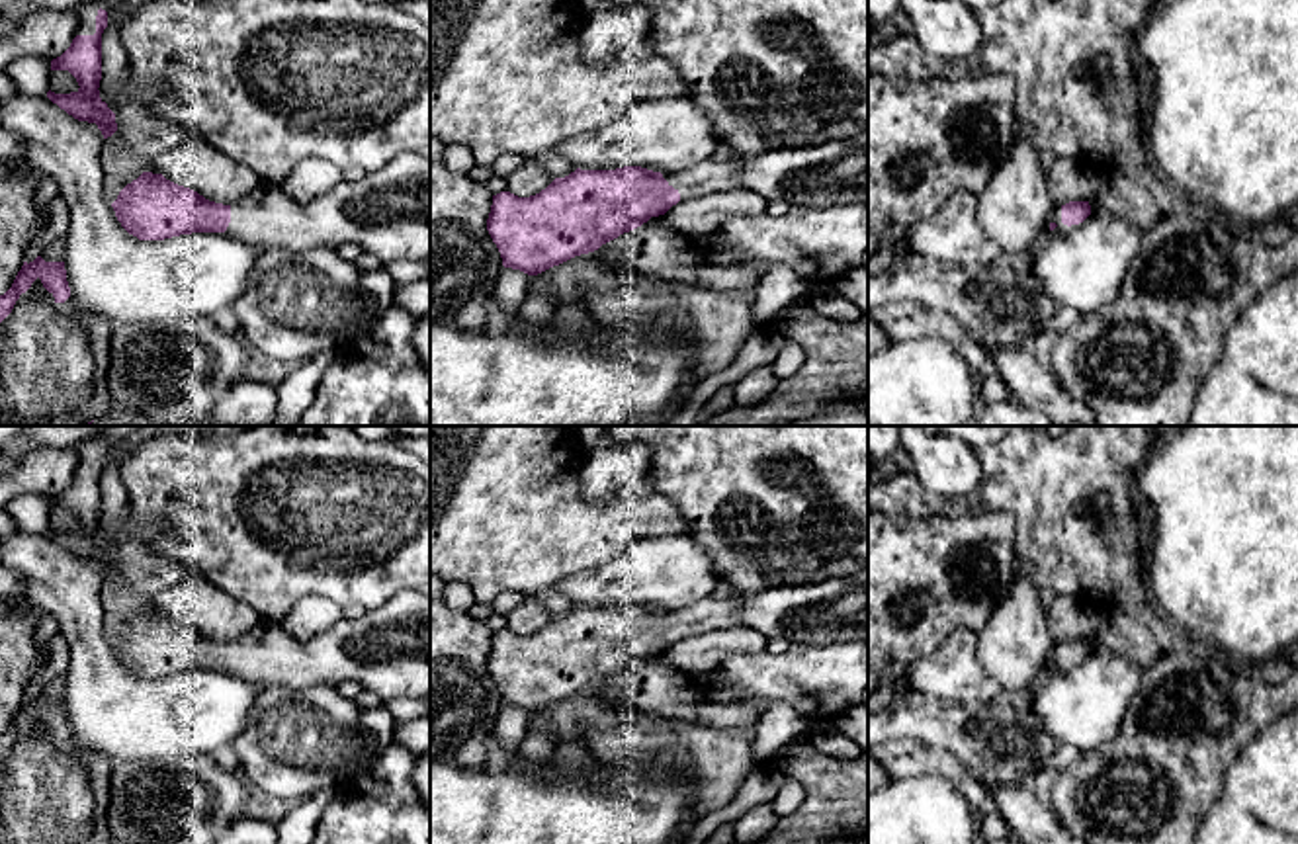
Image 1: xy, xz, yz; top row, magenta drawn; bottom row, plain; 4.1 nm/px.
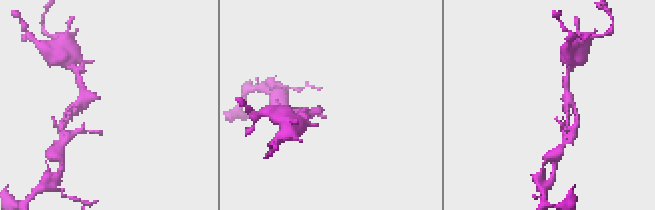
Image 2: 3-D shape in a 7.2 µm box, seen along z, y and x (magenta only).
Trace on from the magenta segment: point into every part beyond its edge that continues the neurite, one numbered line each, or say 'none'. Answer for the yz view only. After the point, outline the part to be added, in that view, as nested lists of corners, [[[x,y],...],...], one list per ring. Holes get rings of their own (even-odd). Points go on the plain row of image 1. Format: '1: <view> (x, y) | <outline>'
1: yz (1056, 655) | [[[1056,643],[1054,651],[1052,651],[1052,660],[1056,660],[1058,664],[1054,666],[1054,670],[1071,670],[1077,666],[1077,662],[1063,662],[1061,660],[1061,643]]]

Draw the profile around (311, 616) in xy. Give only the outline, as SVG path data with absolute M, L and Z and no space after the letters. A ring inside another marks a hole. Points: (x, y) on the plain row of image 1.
M307 596L293 606L280 625L297 643L309 643L338 621L342 621L340 606L321 596Z

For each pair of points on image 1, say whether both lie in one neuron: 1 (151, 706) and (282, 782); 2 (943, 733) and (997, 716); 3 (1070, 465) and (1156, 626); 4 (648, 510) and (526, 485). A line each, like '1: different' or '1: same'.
1: different
2: same
3: same
4: same

